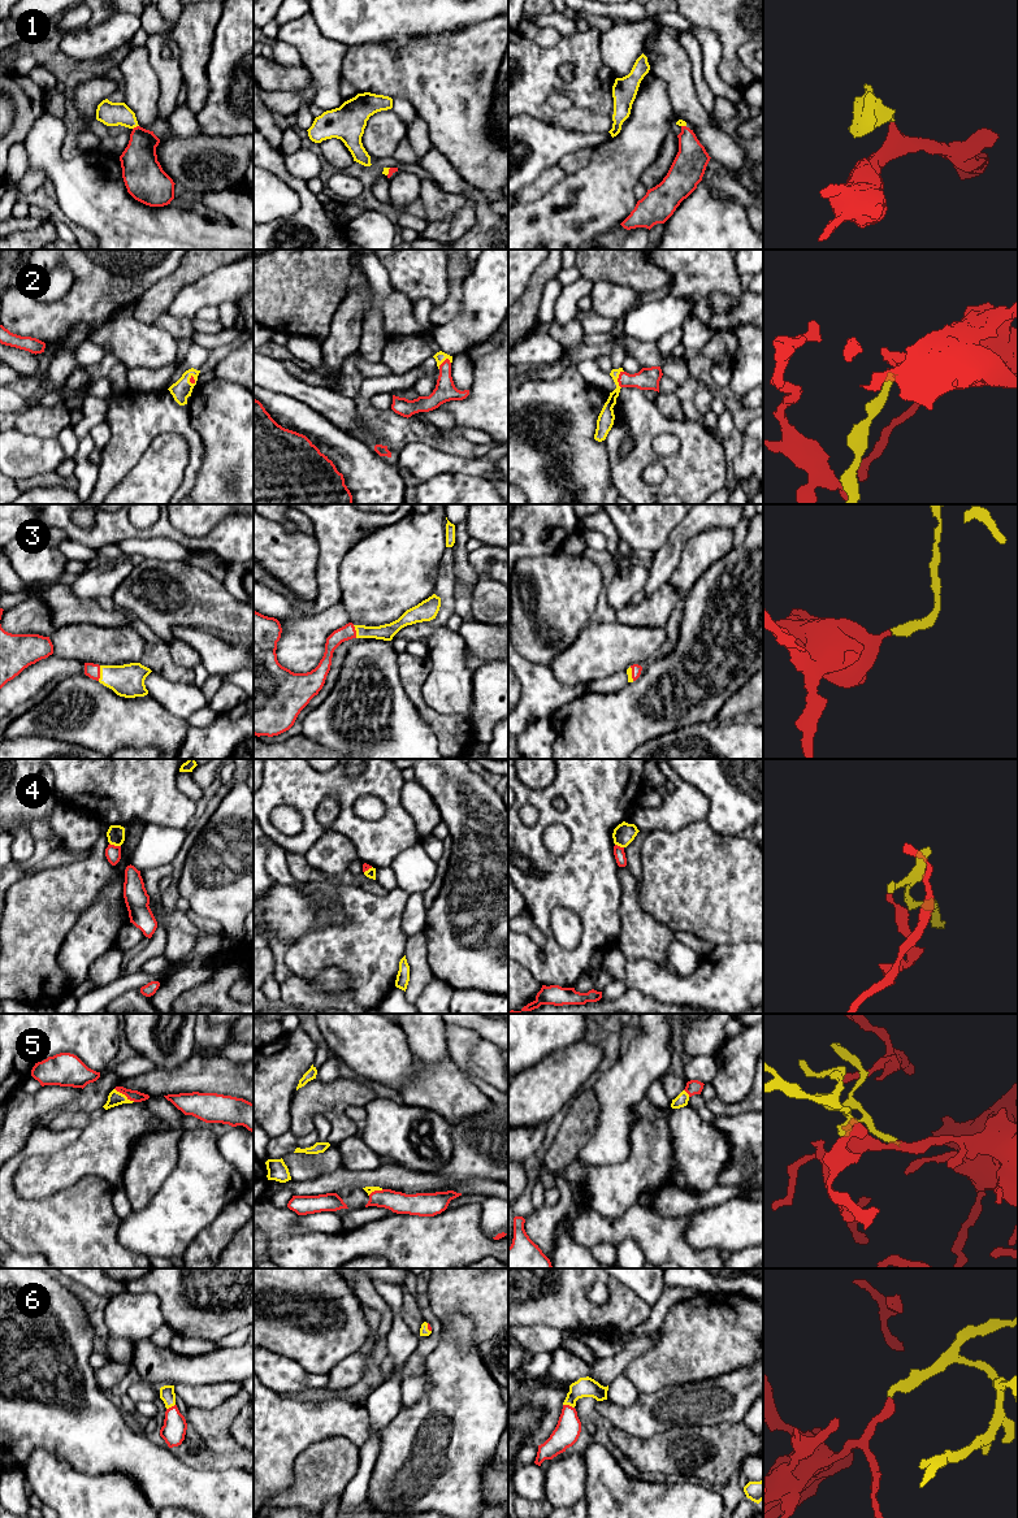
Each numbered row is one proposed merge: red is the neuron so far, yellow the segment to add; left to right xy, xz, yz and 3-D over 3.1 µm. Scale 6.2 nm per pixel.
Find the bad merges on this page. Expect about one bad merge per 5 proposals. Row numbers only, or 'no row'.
4

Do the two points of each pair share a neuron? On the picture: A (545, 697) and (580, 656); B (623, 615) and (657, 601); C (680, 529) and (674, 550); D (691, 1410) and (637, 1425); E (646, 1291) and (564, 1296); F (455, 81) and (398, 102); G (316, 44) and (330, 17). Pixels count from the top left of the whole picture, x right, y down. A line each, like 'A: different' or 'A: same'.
A: different
B: same
C: same
D: same
E: different
F: different
G: different

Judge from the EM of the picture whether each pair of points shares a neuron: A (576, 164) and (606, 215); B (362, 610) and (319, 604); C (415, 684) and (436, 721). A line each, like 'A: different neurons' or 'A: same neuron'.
A: different neurons
B: different neurons
C: same neuron

